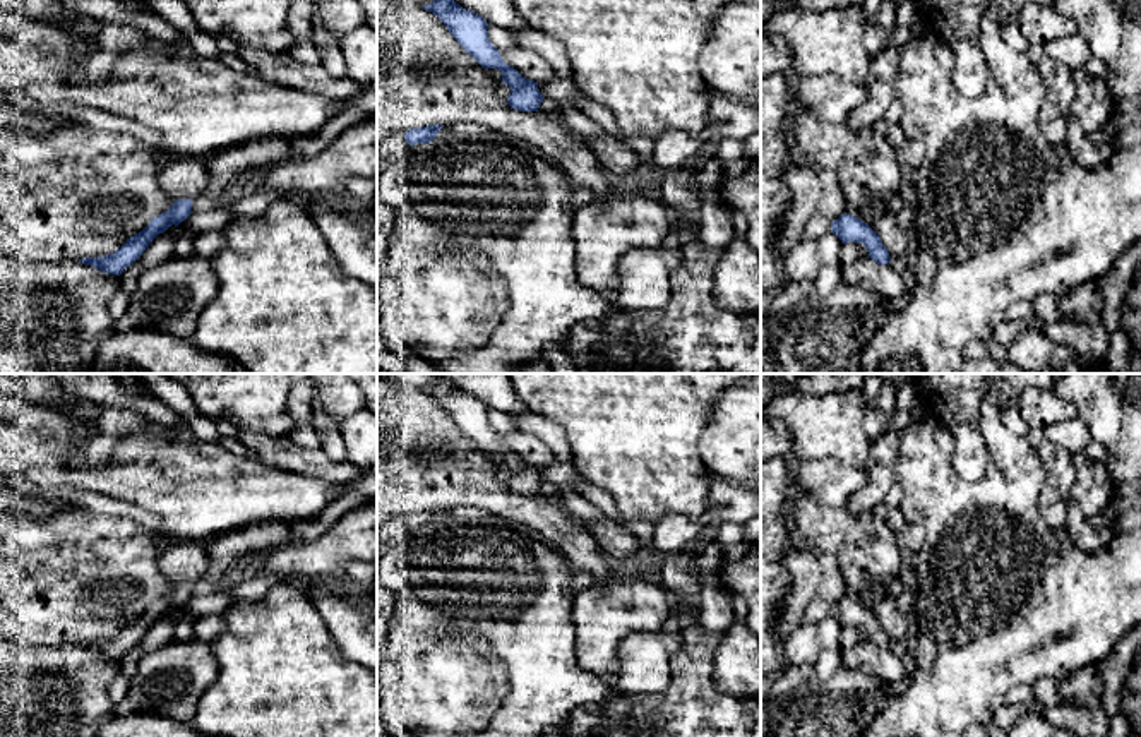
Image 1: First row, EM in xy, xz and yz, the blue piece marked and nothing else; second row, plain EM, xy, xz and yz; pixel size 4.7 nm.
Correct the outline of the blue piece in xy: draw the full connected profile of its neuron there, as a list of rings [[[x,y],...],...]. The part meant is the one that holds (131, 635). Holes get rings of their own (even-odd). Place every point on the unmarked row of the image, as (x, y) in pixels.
[[[178,583],[171,586],[171,591],[168,595],[152,602],[142,615],[130,620],[113,638],[108,638],[105,641],[86,641],[77,644],[86,650],[93,650],[103,656],[120,660],[123,653],[127,653],[142,639],[142,636],[159,617],[164,617],[171,608],[178,610],[194,596],[192,586],[192,583]]]

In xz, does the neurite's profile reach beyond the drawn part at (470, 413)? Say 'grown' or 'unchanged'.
unchanged

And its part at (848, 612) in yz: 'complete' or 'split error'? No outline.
complete

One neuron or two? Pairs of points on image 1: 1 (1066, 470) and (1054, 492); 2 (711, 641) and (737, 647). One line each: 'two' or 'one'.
1: one
2: two

